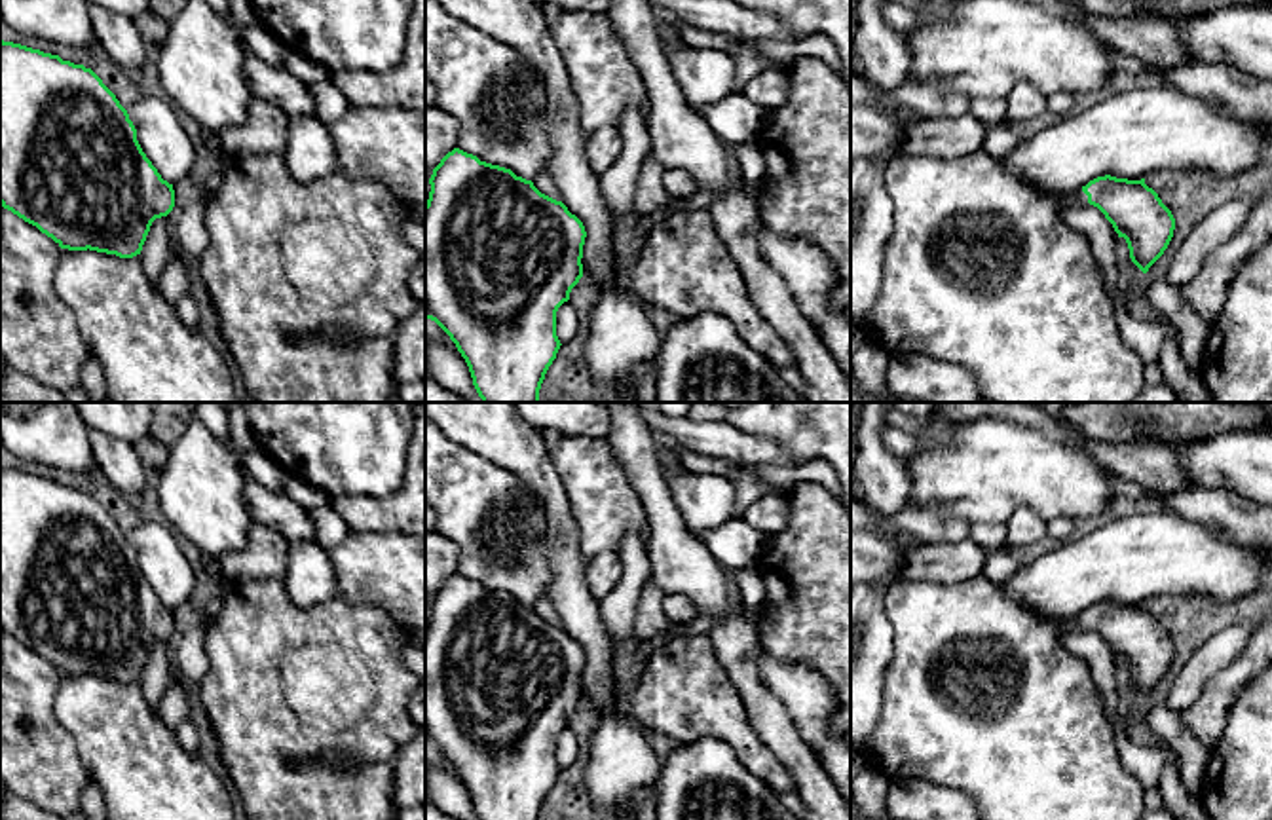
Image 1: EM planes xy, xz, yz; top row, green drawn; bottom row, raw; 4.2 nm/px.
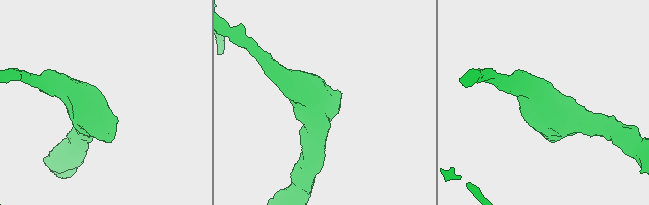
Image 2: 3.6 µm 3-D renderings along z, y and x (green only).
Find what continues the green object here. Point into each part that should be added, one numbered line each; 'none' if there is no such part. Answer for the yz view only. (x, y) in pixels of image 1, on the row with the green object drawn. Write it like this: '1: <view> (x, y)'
1: yz (1071, 198)

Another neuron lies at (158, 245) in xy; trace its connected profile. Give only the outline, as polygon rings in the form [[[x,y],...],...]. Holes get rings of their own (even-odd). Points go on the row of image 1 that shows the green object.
[[[167,216],[156,218],[140,251],[142,268],[150,283],[159,289],[169,254],[173,252],[173,233]]]

